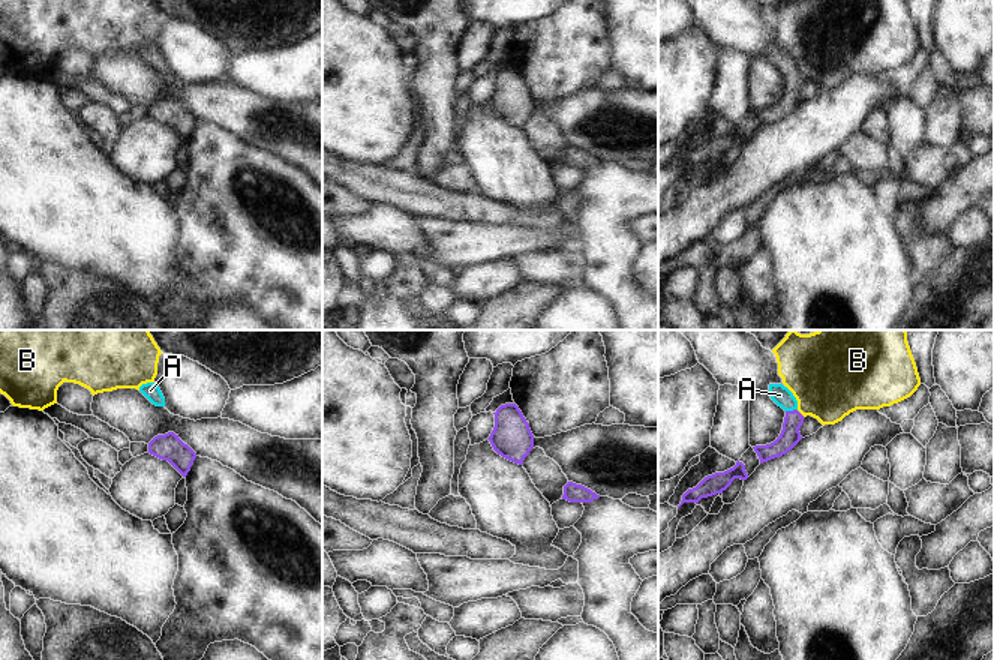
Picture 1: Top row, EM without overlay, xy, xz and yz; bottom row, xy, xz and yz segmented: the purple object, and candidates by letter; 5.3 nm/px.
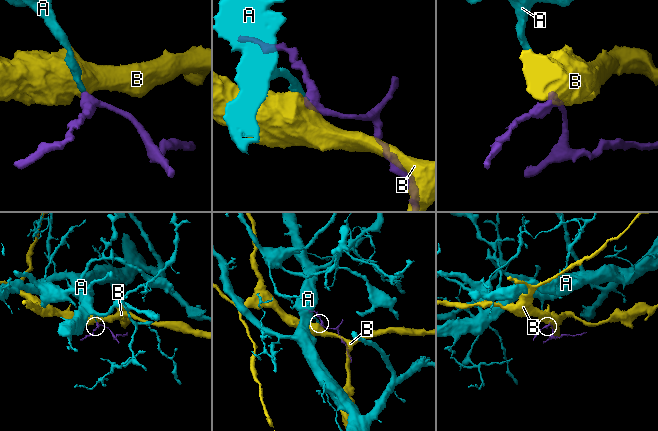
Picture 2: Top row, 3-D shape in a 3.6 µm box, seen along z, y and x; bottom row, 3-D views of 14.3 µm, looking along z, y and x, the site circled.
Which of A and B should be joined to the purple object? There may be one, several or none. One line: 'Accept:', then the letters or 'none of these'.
Accept: A

